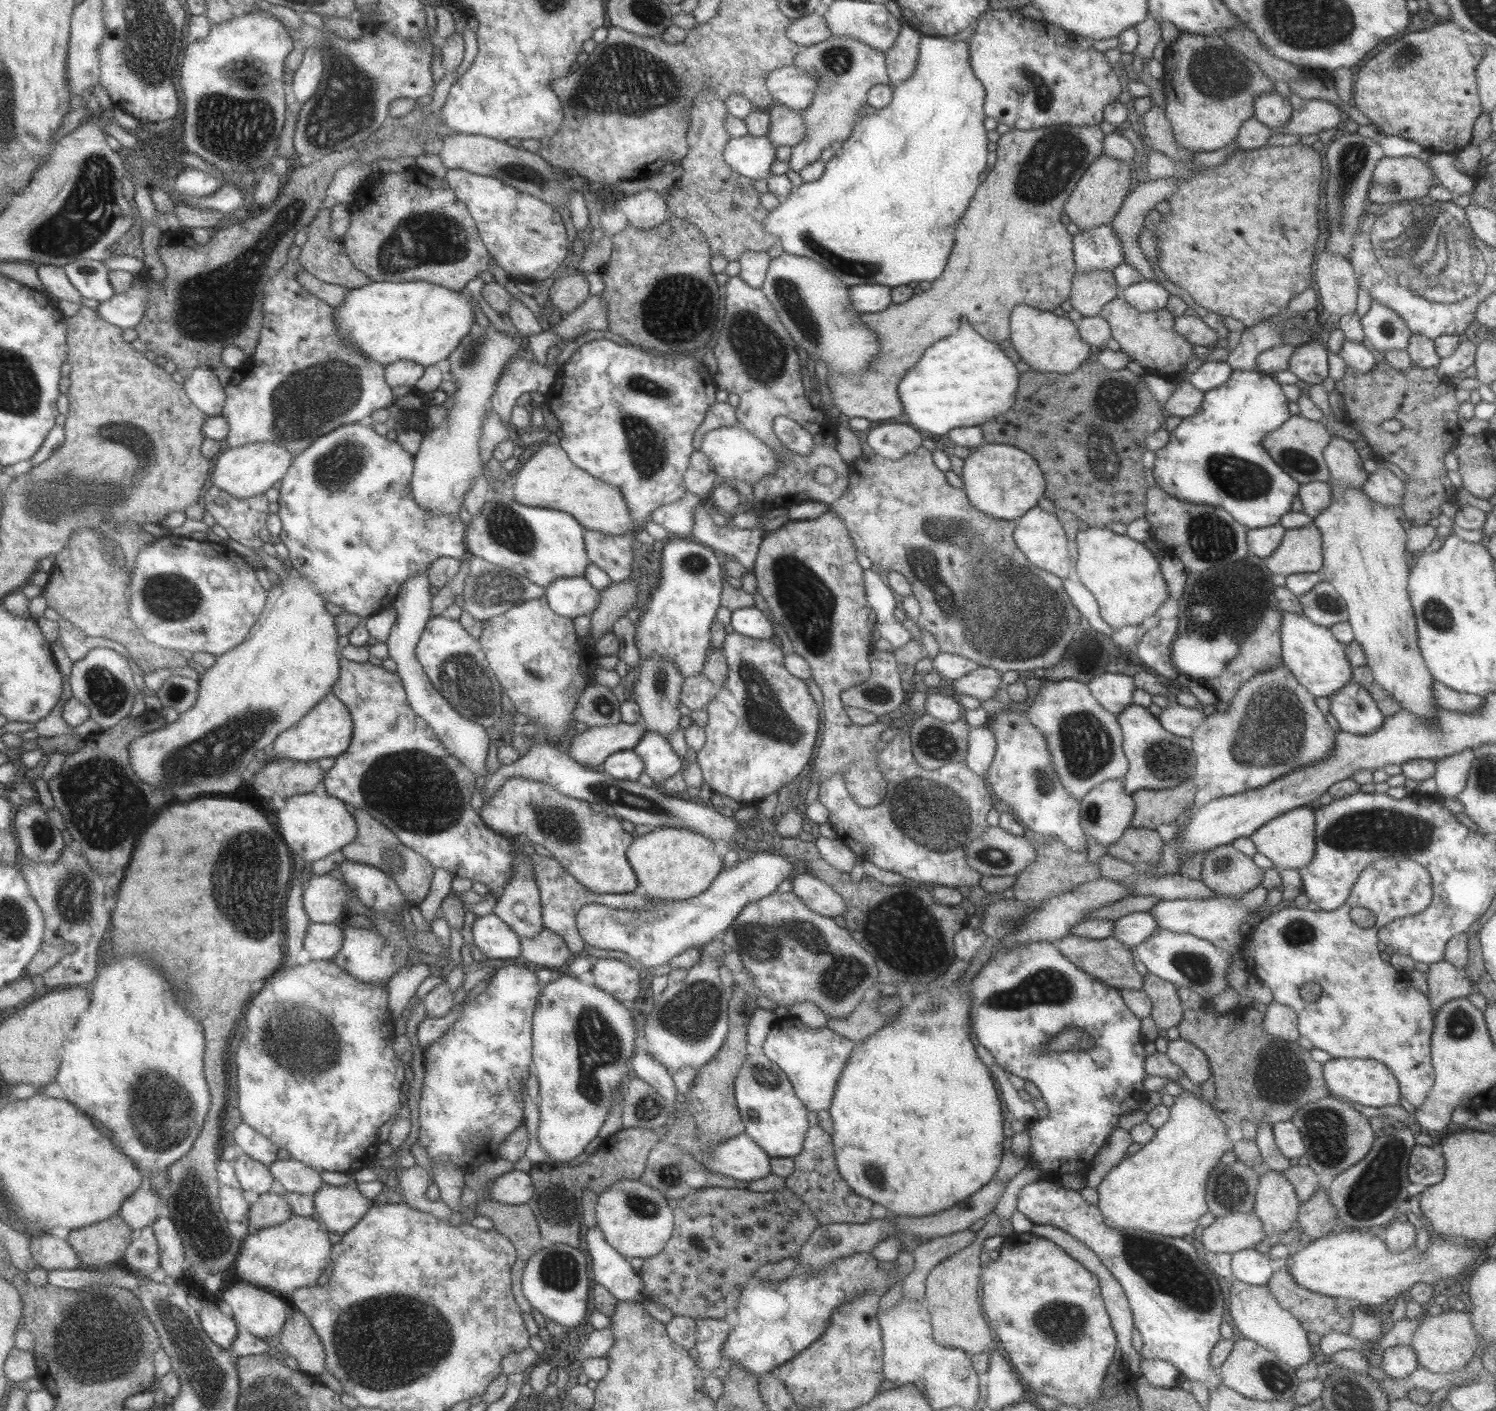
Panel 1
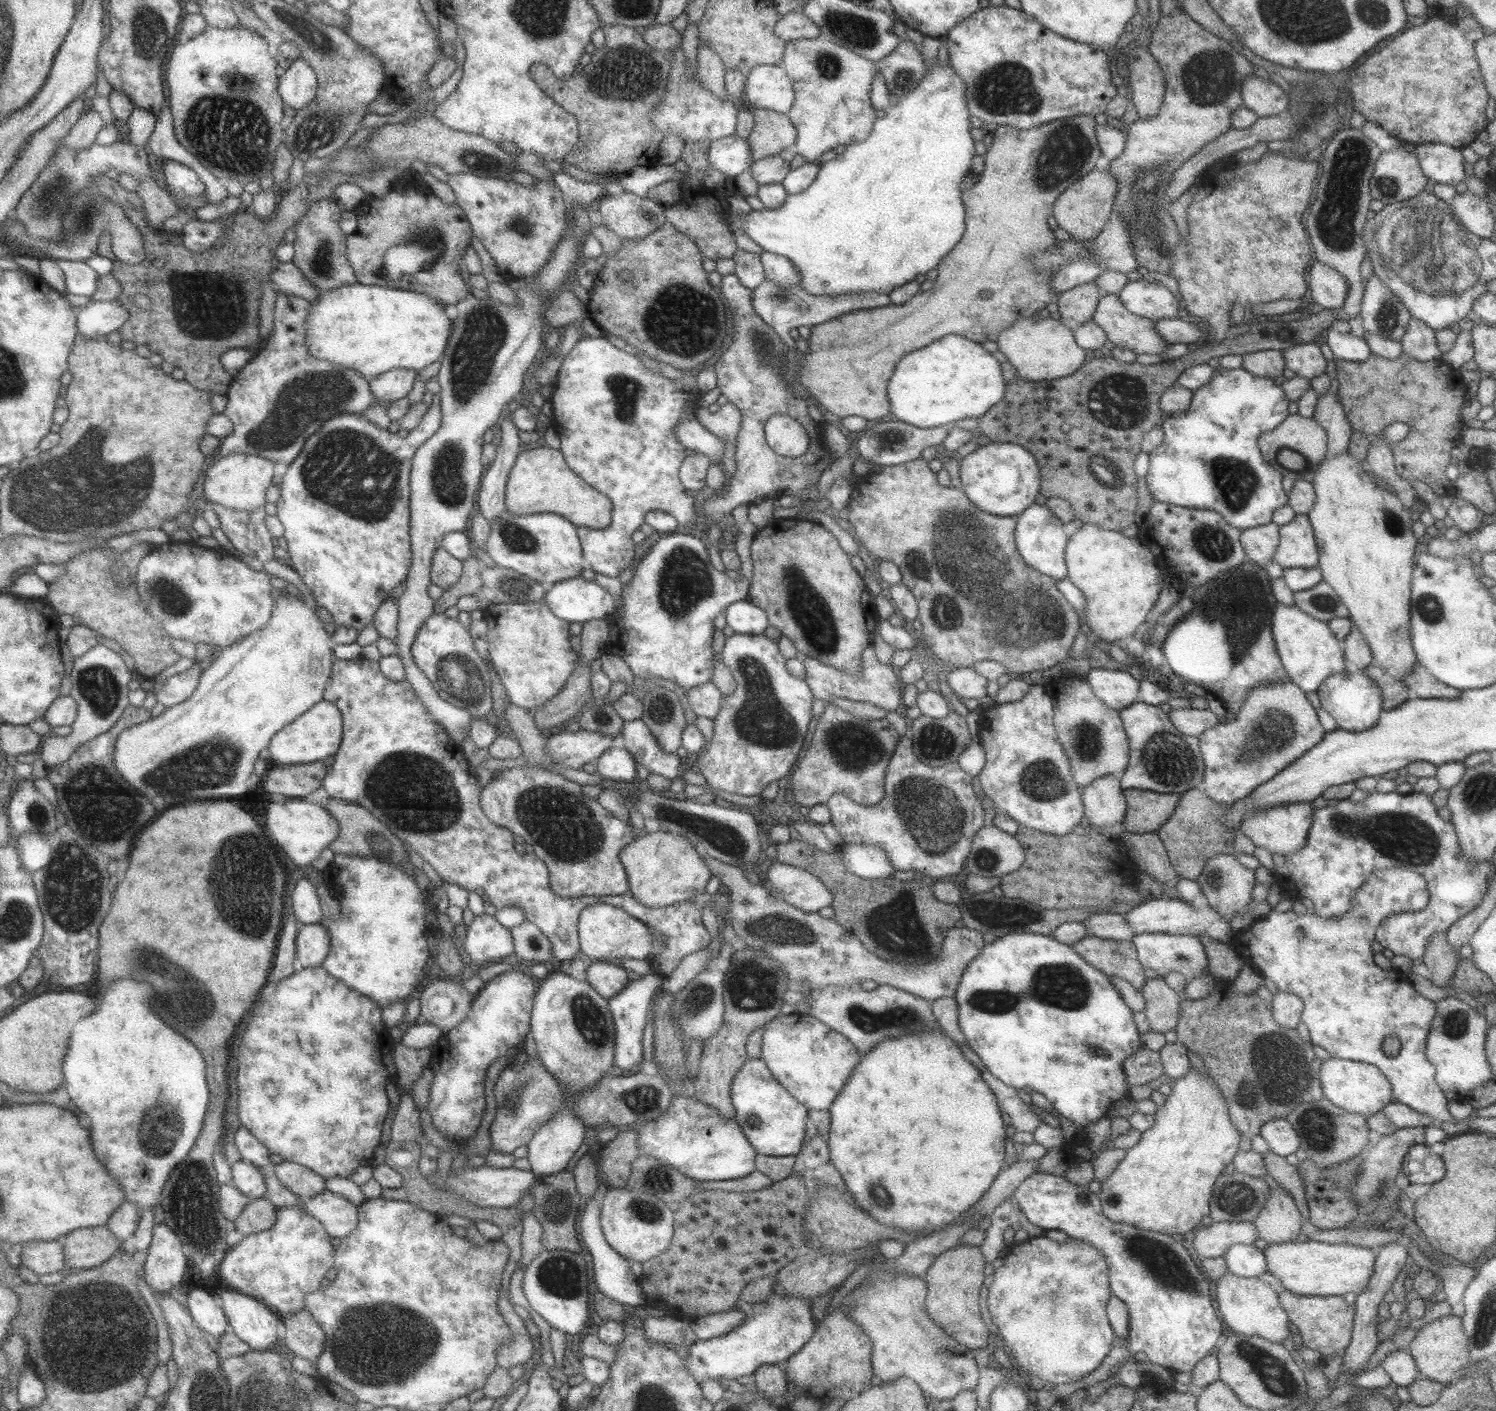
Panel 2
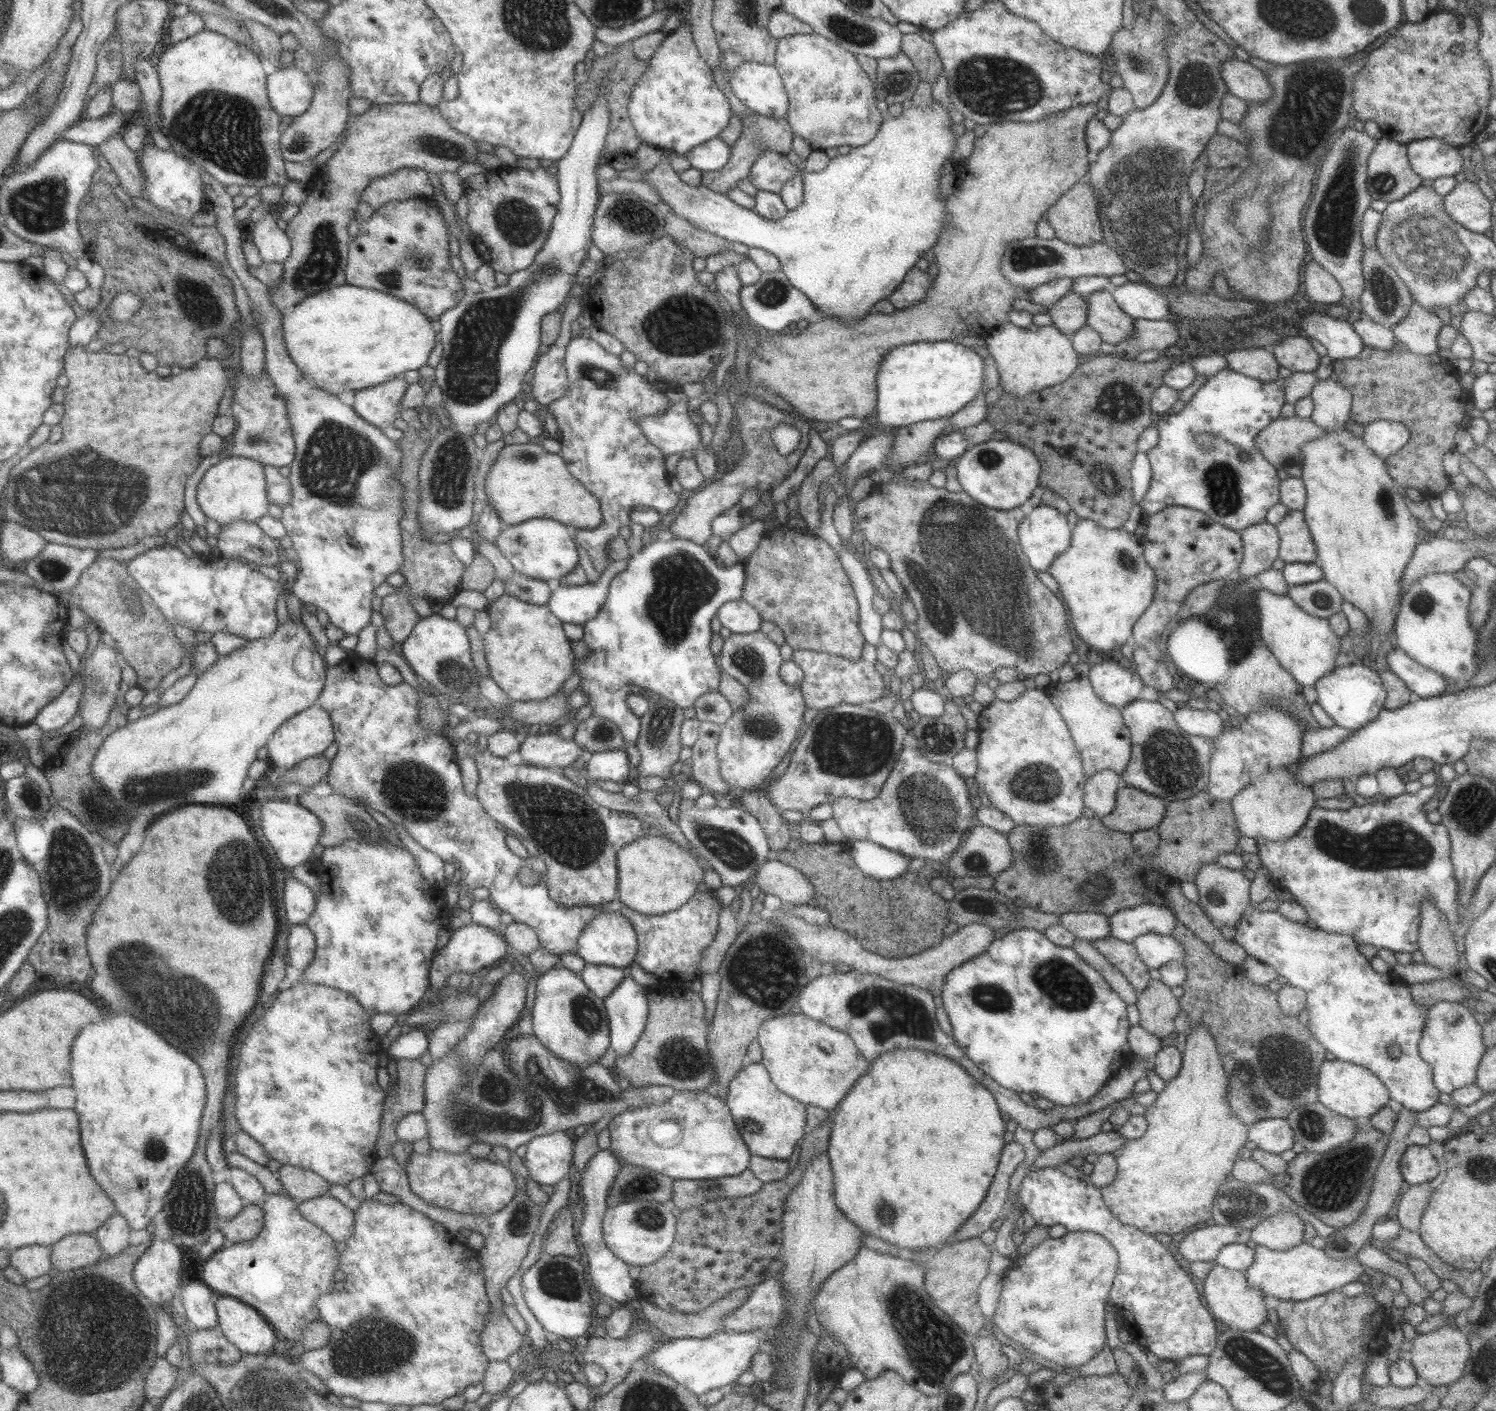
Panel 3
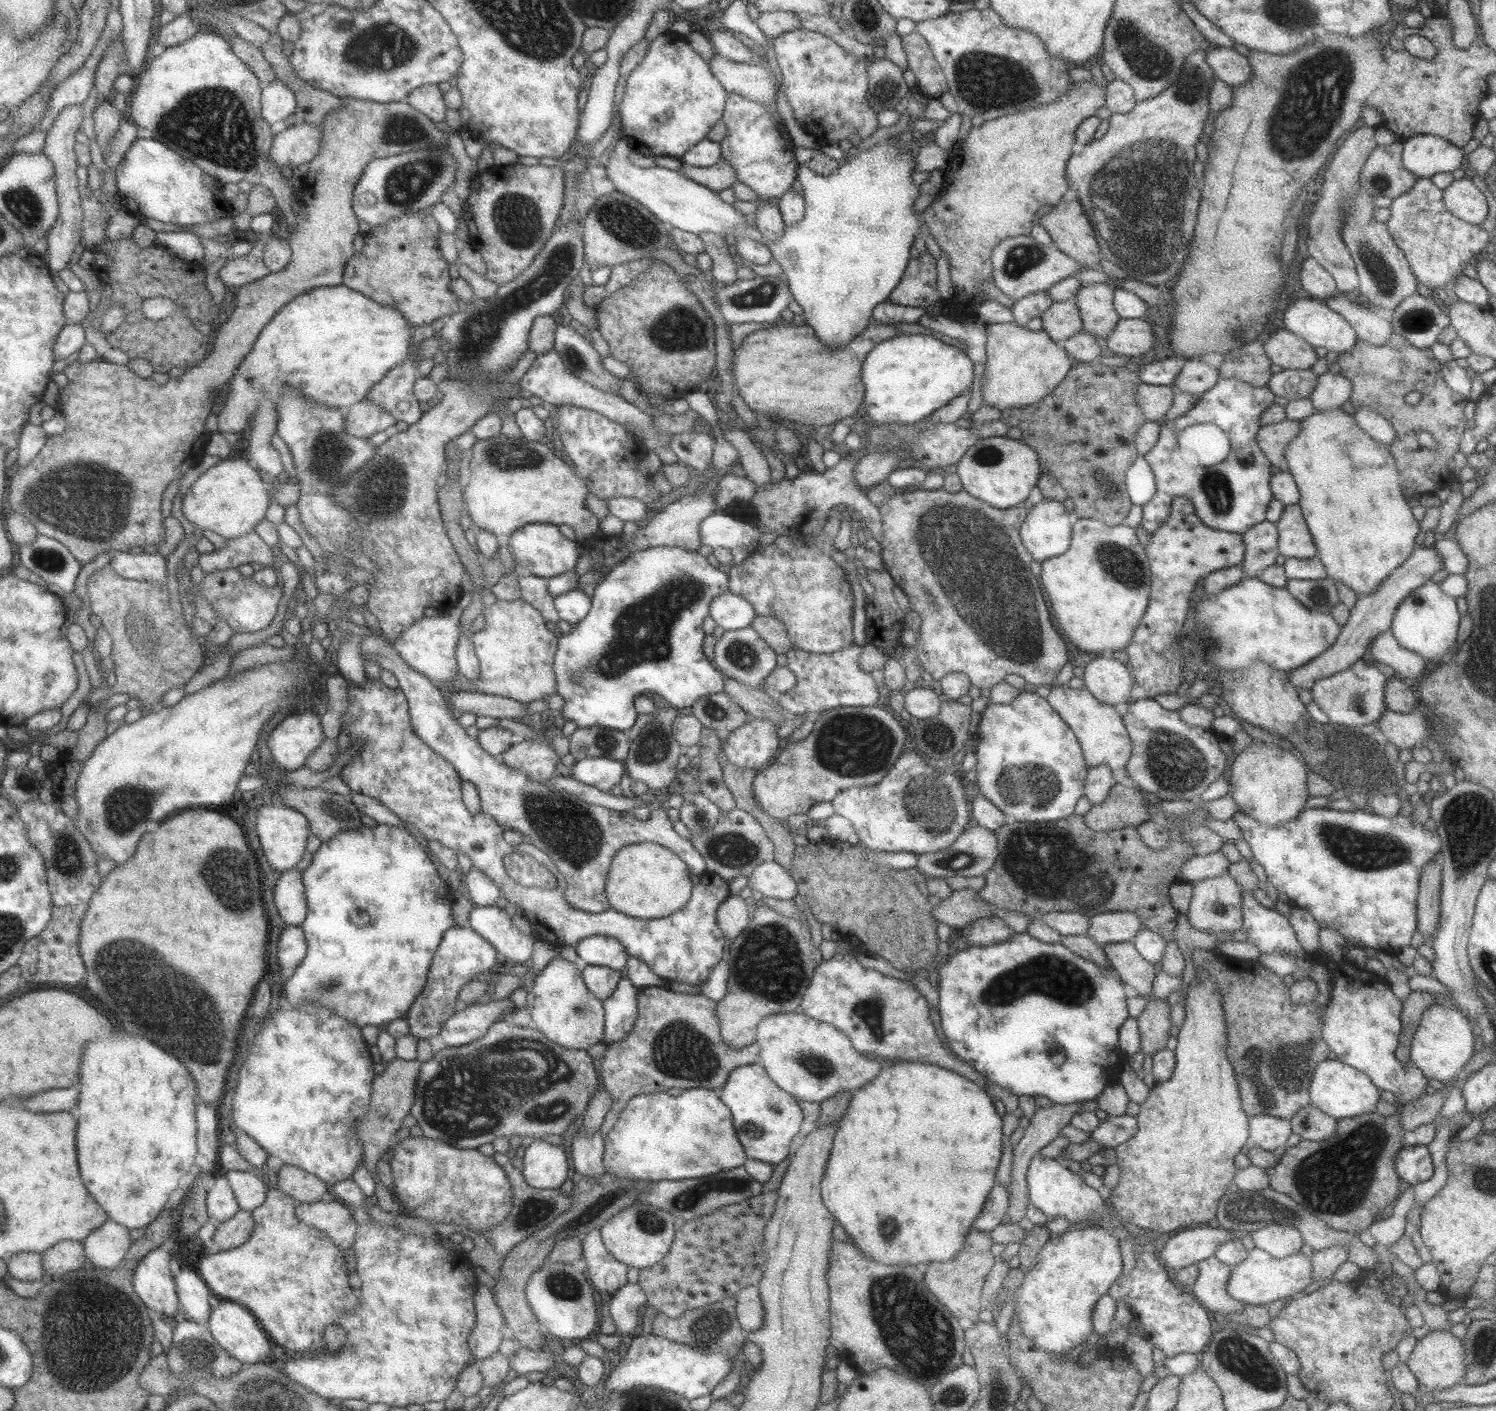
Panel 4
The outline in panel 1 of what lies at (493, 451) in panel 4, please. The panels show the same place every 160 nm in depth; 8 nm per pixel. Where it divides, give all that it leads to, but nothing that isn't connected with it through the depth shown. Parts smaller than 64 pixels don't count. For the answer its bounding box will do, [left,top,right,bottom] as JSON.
[511,441,635,535]

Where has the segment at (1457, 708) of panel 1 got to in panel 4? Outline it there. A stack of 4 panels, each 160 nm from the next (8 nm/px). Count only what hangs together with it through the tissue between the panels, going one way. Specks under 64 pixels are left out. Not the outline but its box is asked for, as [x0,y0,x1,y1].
[1368,631,1429,678]

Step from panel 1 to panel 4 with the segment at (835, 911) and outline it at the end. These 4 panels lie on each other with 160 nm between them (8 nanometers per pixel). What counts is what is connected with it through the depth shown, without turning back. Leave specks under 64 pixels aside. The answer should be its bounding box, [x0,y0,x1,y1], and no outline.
[747,860,799,900]

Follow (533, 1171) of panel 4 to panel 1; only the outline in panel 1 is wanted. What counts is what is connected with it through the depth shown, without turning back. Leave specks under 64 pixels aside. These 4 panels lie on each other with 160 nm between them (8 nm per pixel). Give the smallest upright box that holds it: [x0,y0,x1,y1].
[533,976,637,1164]

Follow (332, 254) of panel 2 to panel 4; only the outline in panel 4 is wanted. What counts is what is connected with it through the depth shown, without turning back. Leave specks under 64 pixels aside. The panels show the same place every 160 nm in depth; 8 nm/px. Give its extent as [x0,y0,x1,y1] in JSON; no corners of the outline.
[8,97,450,564]

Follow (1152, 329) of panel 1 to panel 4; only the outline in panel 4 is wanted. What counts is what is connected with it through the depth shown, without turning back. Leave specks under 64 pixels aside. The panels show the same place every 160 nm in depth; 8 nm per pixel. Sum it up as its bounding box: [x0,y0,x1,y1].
[1072,283,1121,338]

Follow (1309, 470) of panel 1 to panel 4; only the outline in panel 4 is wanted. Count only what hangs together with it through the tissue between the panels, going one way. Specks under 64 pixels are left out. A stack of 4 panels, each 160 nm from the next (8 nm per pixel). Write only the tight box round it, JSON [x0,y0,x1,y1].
[1257,419,1301,471]

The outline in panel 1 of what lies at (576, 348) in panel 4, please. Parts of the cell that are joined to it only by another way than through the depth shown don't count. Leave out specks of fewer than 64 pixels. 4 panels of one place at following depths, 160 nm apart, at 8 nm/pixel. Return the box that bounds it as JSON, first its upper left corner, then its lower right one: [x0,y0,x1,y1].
[545,339,765,584]

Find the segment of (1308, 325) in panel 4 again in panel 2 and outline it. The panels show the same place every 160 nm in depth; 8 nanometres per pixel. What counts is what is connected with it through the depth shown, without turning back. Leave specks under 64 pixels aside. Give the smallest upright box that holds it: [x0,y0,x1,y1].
[1326,327,1371,362]

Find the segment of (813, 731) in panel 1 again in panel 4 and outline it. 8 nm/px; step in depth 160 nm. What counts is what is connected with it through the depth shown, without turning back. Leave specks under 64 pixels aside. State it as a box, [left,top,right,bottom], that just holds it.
[711,625,784,770]

